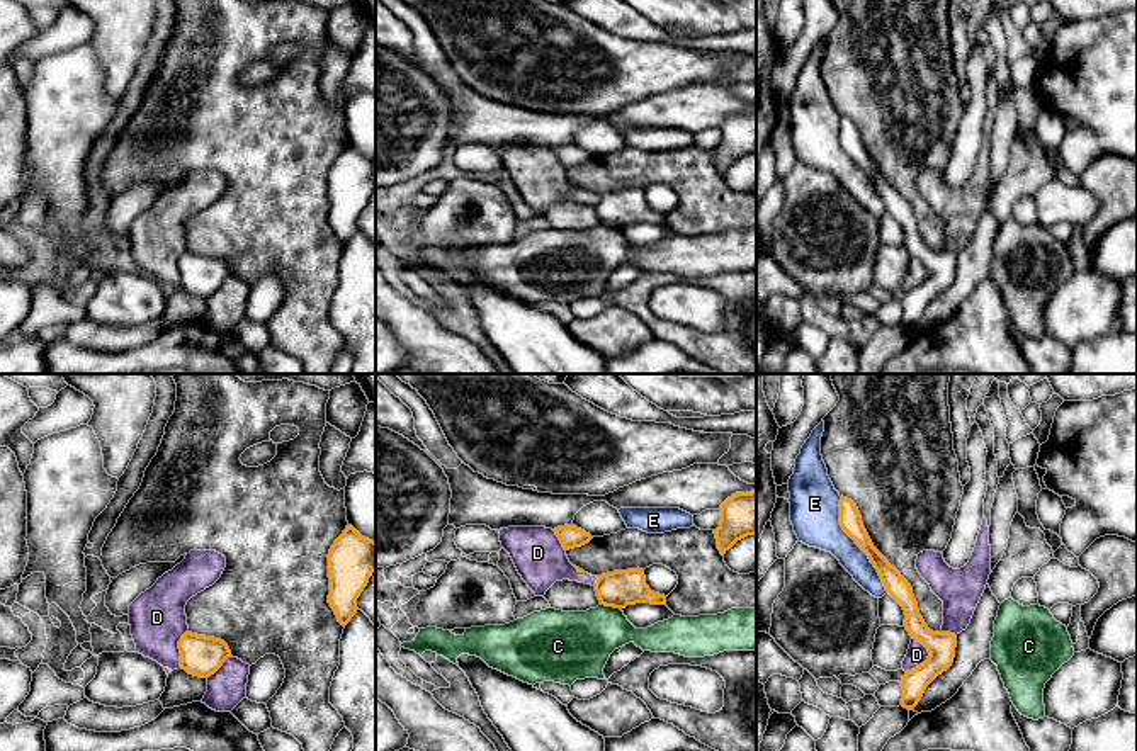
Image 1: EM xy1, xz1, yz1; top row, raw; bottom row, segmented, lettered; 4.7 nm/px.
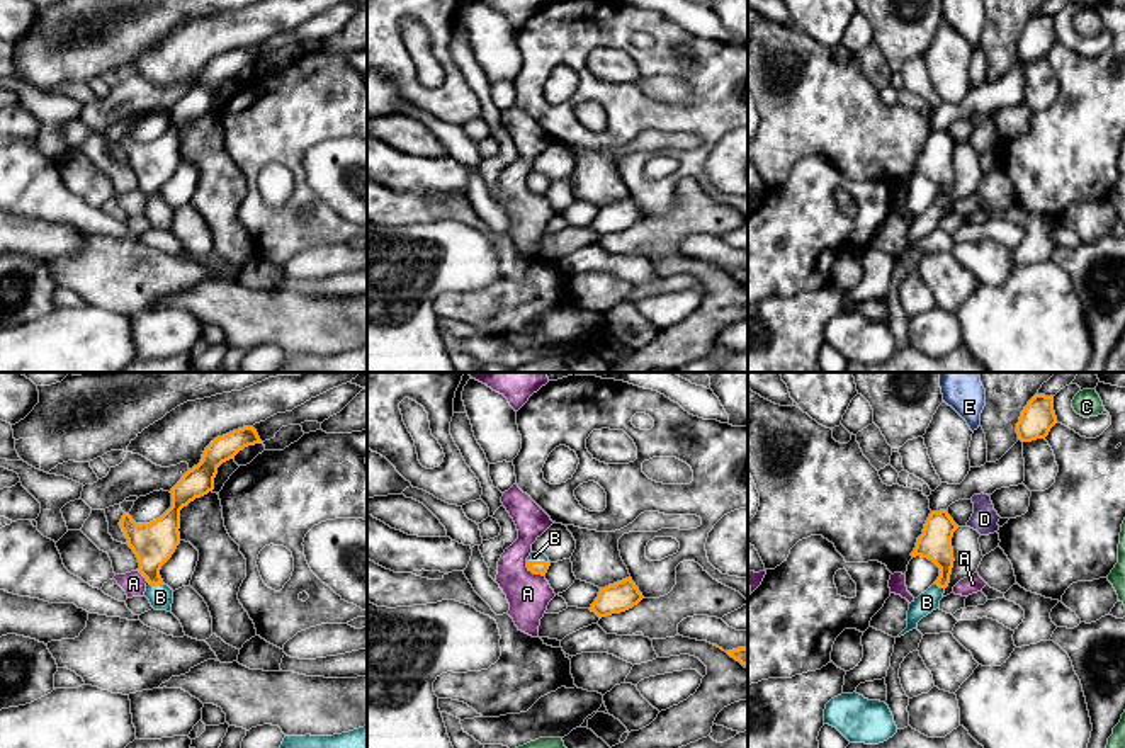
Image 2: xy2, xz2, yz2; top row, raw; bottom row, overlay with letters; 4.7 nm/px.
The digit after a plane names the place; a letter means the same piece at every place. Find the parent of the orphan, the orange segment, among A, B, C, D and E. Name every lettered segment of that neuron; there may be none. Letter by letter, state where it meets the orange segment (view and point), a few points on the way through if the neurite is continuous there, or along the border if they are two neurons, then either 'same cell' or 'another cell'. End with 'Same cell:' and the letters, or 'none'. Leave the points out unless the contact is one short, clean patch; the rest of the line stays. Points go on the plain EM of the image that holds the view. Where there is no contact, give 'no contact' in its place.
A: meets orange in xz2 at (532, 191); another cell
B: meets orange in xy2 at (157, 203); runs through xy2 (153, 164), (157, 203), (160, 216); same cell
C: meets orange in xz1 at (610, 225); another cell
D: meets orange in yz1 at (928, 277); another cell
E: meets orange in yz1 at (855, 162); another cell
Same cell: B

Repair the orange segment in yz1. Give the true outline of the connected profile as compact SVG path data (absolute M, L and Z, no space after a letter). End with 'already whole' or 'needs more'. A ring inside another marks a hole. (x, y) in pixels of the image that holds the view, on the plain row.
M843 116L840 119L840 144L868 175L885 206L885 211L902 226L906 234L904 246L911 258L919 260L930 272L923 284L906 291L899 301L902 306L901 325L911 330L921 319L926 306L952 285L955 277L957 255L950 251L933 251L928 248L923 236L919 234L911 204L874 167L857 124Z | already whole

